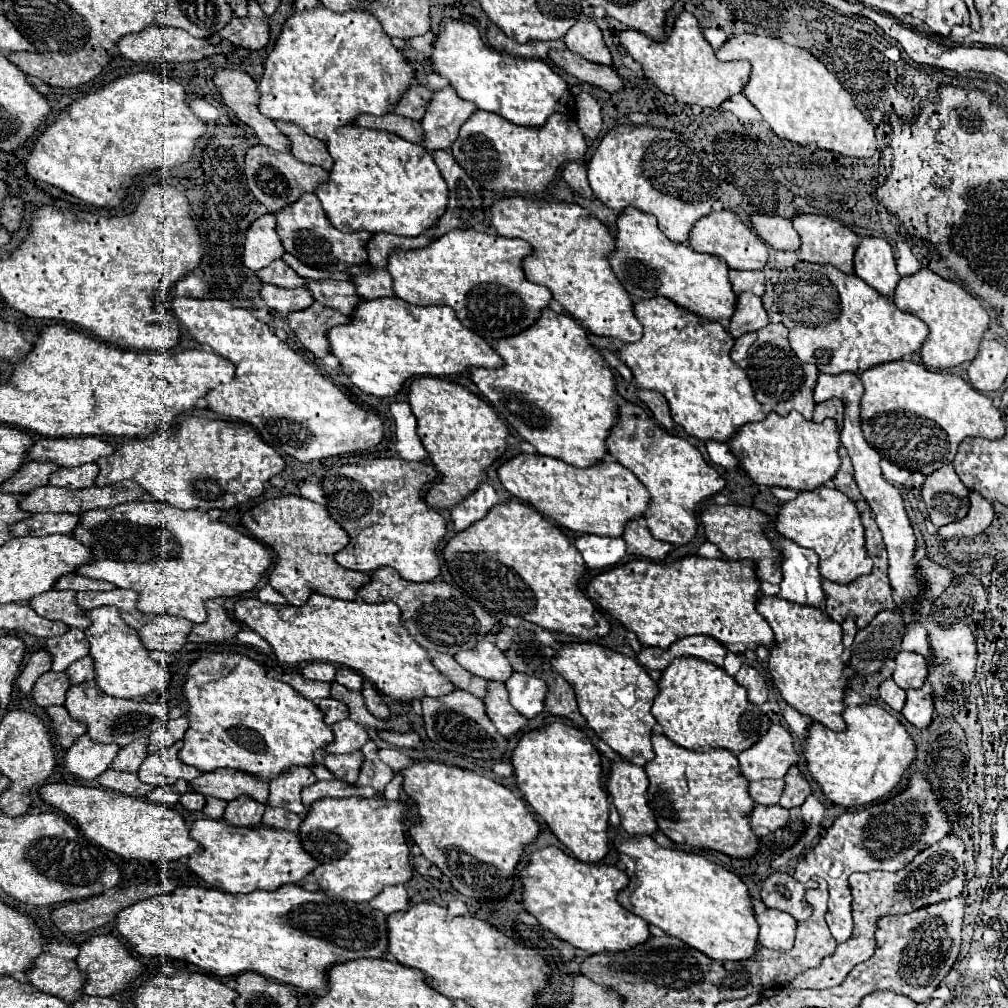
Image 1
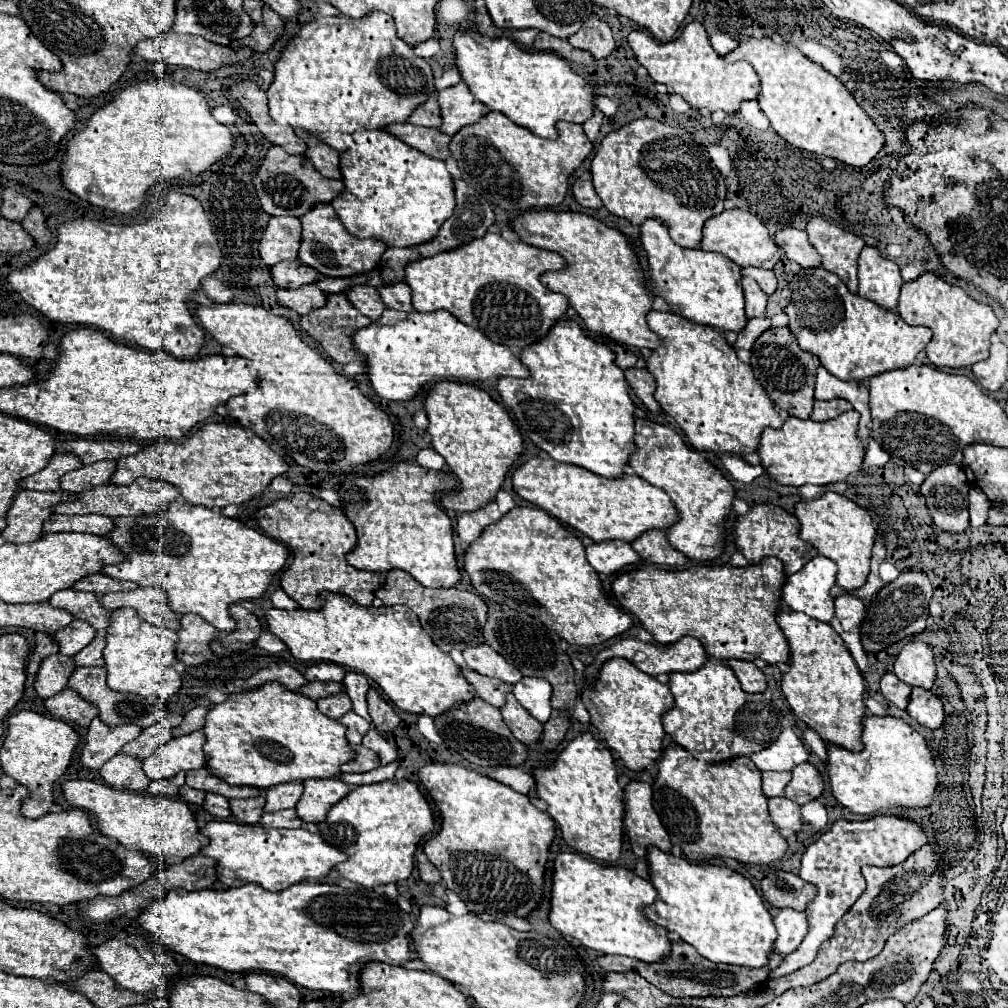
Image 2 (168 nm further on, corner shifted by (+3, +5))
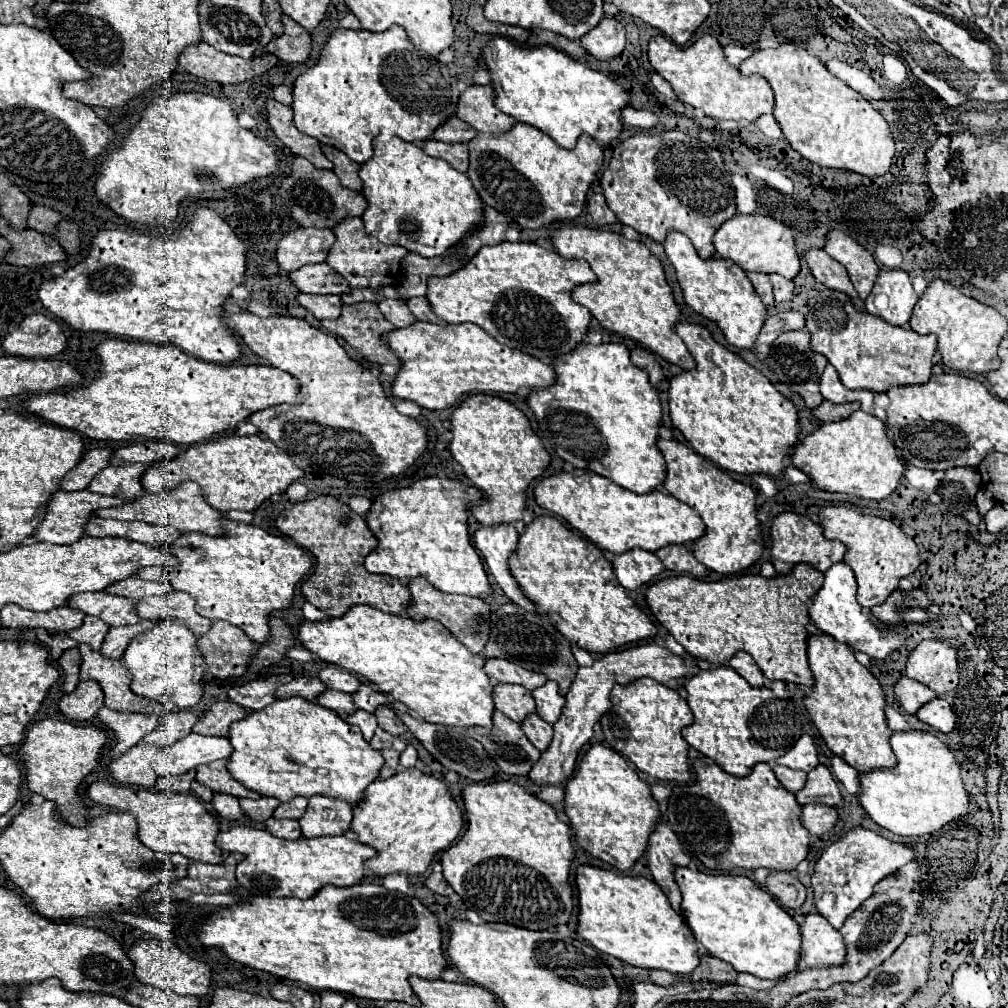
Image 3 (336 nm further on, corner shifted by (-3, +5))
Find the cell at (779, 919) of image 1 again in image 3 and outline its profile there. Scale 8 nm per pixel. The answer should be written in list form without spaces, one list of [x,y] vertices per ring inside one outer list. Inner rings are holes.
[[[807,914],[801,932],[801,950],[799,958],[805,966],[833,966],[841,964],[845,958],[845,944],[837,930],[827,924],[819,914]]]

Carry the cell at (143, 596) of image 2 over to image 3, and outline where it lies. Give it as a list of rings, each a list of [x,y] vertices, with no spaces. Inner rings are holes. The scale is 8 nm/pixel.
[[[169,592],[165,596],[149,596],[135,602],[135,610],[141,618],[175,620],[187,626],[195,636],[205,634],[211,628],[211,620],[199,616],[193,610],[193,598],[185,592]]]

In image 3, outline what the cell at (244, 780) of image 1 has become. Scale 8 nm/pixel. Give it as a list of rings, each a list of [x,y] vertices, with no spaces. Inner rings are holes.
[[[215,760],[211,764],[203,764],[197,768],[197,776],[195,780],[207,788],[211,788],[213,792],[223,792],[223,794],[231,794],[237,798],[259,798],[257,792],[247,790],[245,786],[241,786],[225,768],[225,760]]]

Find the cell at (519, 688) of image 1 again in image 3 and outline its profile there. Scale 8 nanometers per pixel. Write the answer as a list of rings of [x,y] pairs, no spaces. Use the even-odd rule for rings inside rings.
[[[547,680],[543,686],[531,690],[531,694],[533,694],[535,704],[537,704],[537,714],[539,714],[545,722],[553,724],[553,722],[559,718],[561,708],[563,708],[563,704],[565,704],[565,698],[559,696],[557,684],[555,684],[553,680]]]

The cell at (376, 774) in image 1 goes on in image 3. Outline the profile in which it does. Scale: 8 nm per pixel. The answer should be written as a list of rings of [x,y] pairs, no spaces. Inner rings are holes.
[[[377,728],[377,730],[375,730],[375,736],[371,738],[369,744],[371,744],[371,748],[375,748],[375,750],[393,748],[393,750],[397,750],[397,752],[403,752],[403,750],[407,748],[407,744],[405,744],[401,738],[387,734],[383,728]]]

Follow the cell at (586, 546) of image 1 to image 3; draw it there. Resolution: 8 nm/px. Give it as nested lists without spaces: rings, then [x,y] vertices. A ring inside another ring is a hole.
[[[639,548],[627,550],[623,554],[615,554],[611,564],[621,586],[629,590],[653,582],[653,578],[657,578],[659,572],[663,570],[663,564],[653,552],[643,552]]]

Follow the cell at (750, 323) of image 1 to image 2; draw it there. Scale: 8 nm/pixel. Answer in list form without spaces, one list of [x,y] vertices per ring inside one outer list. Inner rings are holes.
[[[743,276],[743,292],[745,292],[745,310],[747,310],[747,318],[765,316],[767,294],[759,288],[759,284],[757,284],[753,278]]]

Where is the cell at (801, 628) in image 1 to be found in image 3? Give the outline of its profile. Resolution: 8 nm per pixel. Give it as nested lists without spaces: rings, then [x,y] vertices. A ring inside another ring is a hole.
[[[811,634],[807,640],[807,656],[815,684],[811,694],[803,698],[803,704],[831,752],[859,772],[895,766],[895,754],[887,740],[891,730],[883,712],[885,696],[877,678],[857,662],[847,644],[829,634]]]

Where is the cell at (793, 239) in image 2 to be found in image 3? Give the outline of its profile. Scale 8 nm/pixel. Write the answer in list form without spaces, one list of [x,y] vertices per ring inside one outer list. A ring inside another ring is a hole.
[[[809,248],[803,252],[803,258],[811,270],[811,274],[827,288],[835,288],[835,290],[841,290],[845,294],[851,296],[853,304],[857,304],[857,310],[865,310],[863,302],[857,298],[857,292],[845,272],[845,268],[833,260],[825,250],[821,248]]]

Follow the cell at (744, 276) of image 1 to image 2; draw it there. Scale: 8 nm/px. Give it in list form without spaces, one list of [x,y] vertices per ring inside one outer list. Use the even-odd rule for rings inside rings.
[[[743,268],[743,274],[745,276],[751,276],[759,282],[761,290],[769,296],[777,290],[777,278],[773,274],[773,270],[763,270],[763,268]]]

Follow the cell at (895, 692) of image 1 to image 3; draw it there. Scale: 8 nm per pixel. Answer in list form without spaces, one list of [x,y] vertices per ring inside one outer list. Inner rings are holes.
[[[901,676],[895,684],[895,696],[899,698],[901,706],[909,712],[915,714],[925,702],[929,702],[931,698],[935,698],[937,694],[931,692],[927,686],[919,684],[917,680],[911,680],[907,676]]]

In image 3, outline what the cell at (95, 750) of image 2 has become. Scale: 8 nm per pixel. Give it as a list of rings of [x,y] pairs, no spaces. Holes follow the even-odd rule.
[[[107,706],[99,710],[99,720],[113,730],[115,734],[115,744],[111,748],[111,758],[119,758],[125,754],[131,746],[135,746],[145,734],[153,732],[157,726],[157,716],[143,716],[143,714],[121,714],[121,712],[111,712]]]

